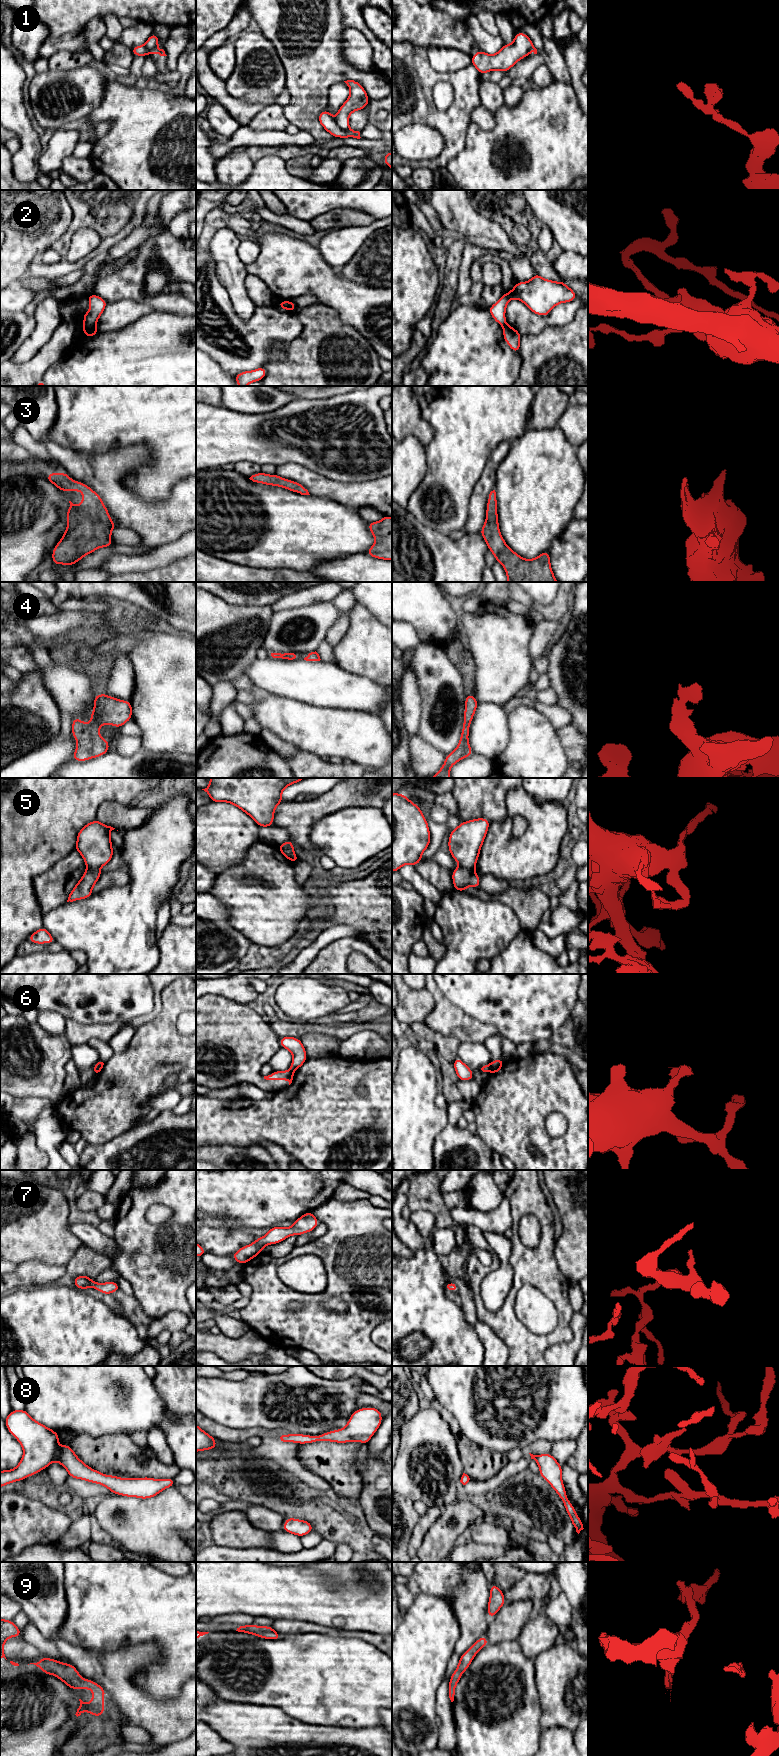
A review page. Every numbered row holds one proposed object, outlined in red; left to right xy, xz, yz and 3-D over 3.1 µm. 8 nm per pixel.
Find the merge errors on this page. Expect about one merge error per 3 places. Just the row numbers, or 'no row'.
1, 2, 5, 6

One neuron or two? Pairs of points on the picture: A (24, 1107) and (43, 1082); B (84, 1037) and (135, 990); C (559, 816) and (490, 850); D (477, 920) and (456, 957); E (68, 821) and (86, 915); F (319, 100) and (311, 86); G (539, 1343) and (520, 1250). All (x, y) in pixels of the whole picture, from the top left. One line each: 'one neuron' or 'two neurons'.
A: two neurons
B: two neurons
C: one neuron
D: one neuron
E: two neurons
F: one neuron
G: one neuron

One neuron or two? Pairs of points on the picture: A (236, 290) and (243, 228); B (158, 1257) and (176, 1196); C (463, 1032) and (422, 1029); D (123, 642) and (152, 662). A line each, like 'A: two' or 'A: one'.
A: two
B: one
C: two
D: two

